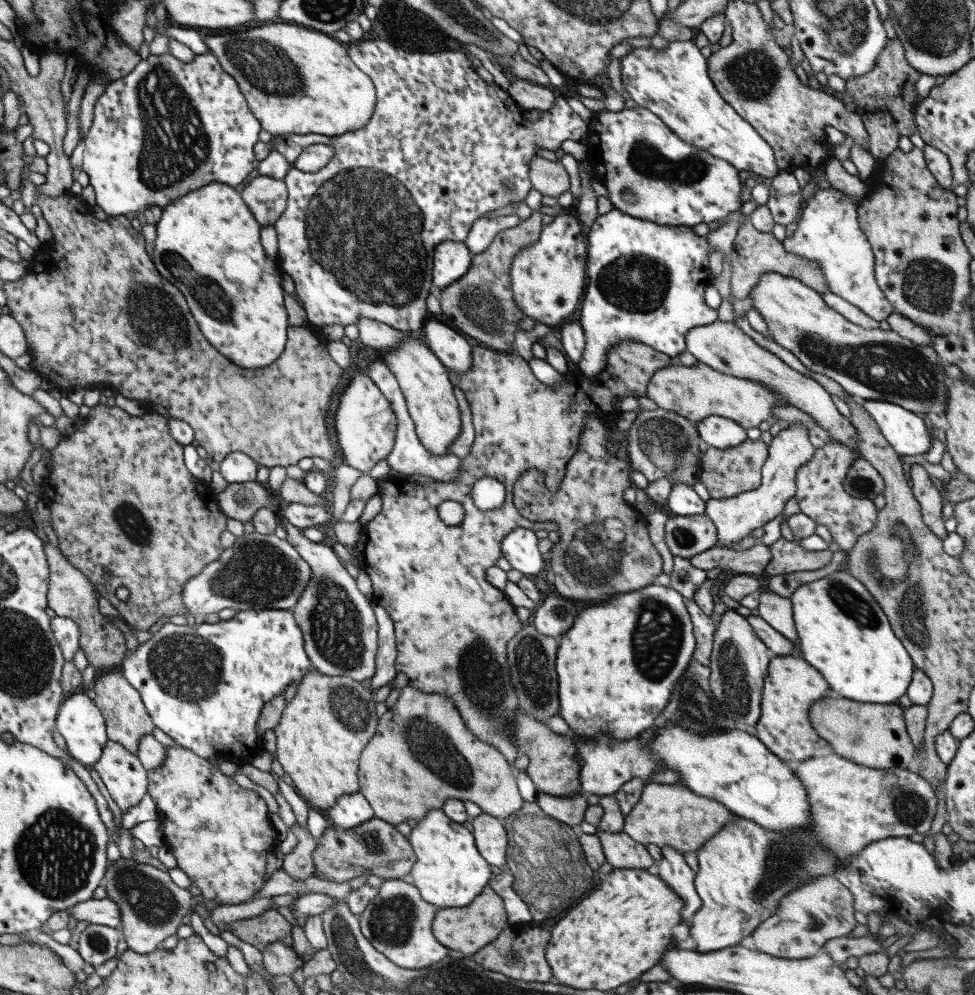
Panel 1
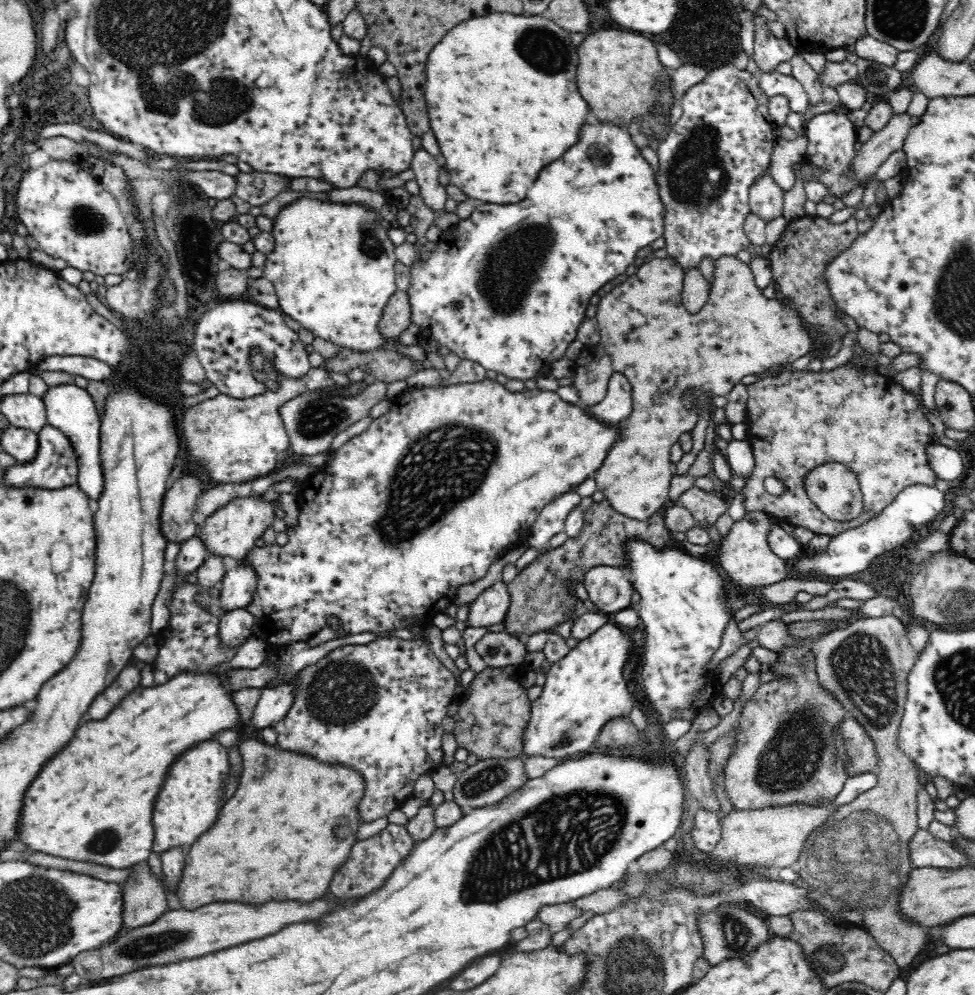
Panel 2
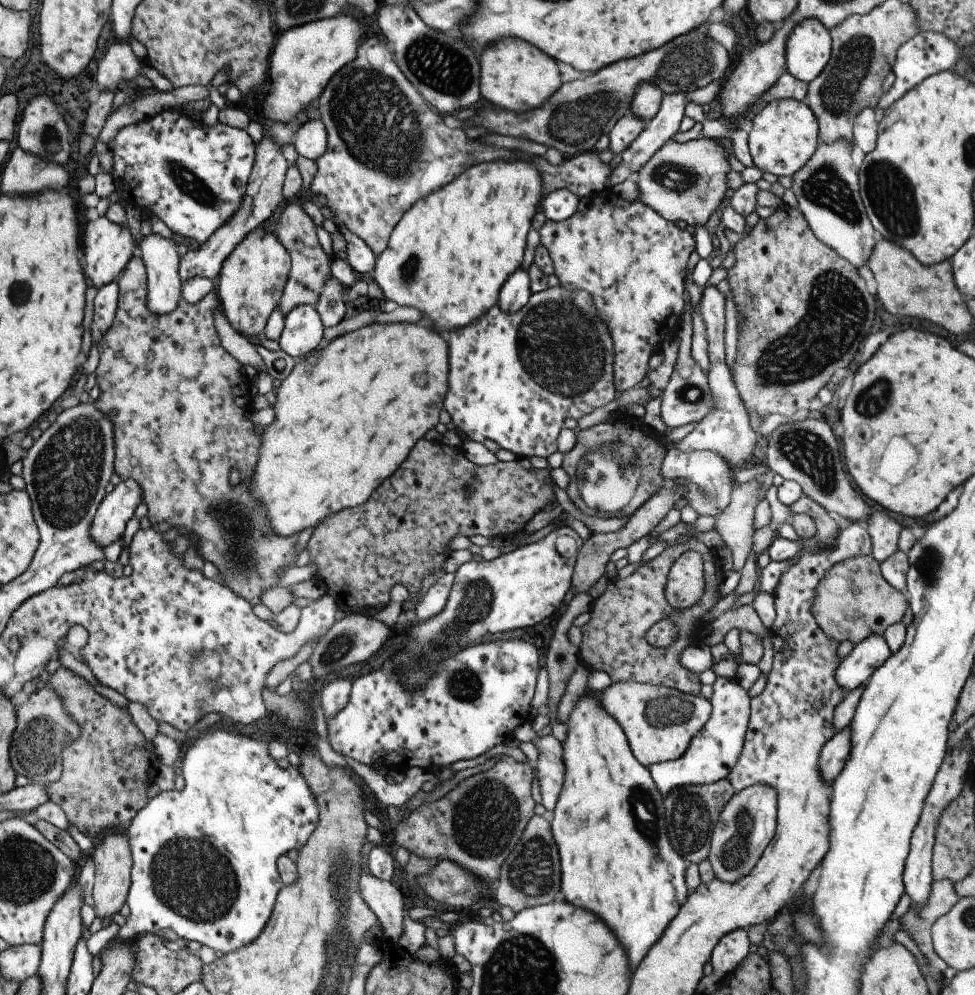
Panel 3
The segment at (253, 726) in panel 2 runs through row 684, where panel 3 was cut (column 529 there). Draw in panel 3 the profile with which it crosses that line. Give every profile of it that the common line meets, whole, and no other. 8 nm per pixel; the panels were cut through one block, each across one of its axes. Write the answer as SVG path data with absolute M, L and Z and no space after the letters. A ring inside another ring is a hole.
M521 266L503 282L503 288L499 290L499 308L505 314L513 314L519 308L523 308L527 304L531 296L529 290L529 278L527 278L527 270L523 270Z

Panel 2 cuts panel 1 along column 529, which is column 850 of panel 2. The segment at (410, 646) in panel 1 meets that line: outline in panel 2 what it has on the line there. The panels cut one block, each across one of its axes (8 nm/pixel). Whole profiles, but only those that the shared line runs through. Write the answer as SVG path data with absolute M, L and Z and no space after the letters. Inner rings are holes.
M834 368L828 372L810 372L810 370L792 370L784 372L780 378L764 378L760 382L750 380L748 382L748 402L746 402L746 426L748 426L748 438L746 442L752 446L756 470L752 472L752 478L742 488L744 496L744 508L746 512L766 512L774 518L778 518L784 524L790 524L794 528L804 526L810 528L816 536L818 534L830 534L838 536L846 530L866 526L872 520L882 516L882 510L890 506L896 496L914 484L936 484L936 474L930 468L926 448L932 444L930 436L934 434L934 428L930 422L922 416L922 410L914 398L914 394L902 390L892 378L882 378L874 374L870 368L866 374L856 374L854 368ZM824 464L846 464L850 470L858 474L860 488L864 494L864 510L858 520L852 522L834 522L826 518L810 500L806 492L806 476ZM766 478L778 478L784 482L786 492L774 496L764 490Z

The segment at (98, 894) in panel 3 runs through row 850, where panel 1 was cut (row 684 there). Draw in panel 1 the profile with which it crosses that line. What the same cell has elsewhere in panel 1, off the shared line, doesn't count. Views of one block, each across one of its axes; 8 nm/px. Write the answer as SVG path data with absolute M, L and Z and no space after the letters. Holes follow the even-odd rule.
M107 672L105 676L99 676L93 680L93 692L95 692L95 706L99 708L103 722L105 722L105 732L107 732L107 740L113 740L117 744L121 744L121 748L125 748L125 752L137 756L137 748L139 748L139 740L141 736L151 736L153 734L153 722L147 716L145 704L141 702L139 692L127 682L127 678L123 678L121 672Z

